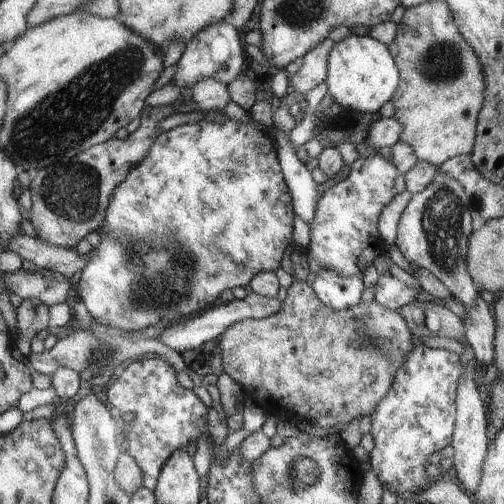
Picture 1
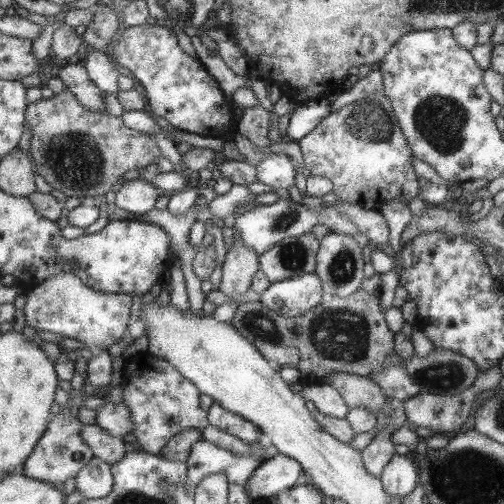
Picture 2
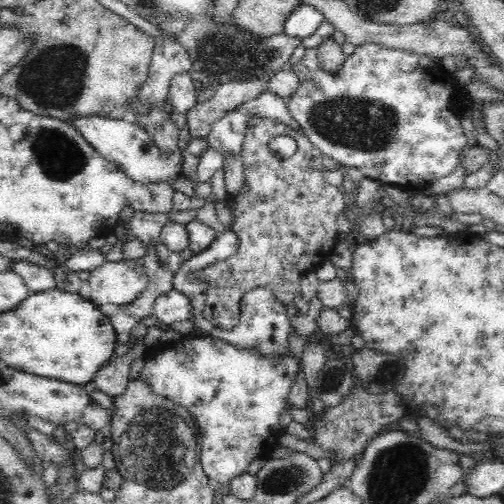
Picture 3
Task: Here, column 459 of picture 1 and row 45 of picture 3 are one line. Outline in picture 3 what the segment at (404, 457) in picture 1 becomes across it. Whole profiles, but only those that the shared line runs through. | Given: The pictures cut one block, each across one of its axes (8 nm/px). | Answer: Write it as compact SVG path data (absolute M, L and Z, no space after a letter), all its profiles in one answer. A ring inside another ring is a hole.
M362 44L362 46L356 46L356 52L346 58L346 62L340 66L340 70L336 74L330 74L330 72L320 70L320 72L314 74L314 80L312 82L302 82L298 86L298 90L288 98L290 100L288 102L288 108L290 108L290 114L296 120L296 124L304 128L304 136L310 138L312 146L316 146L322 154L334 158L336 162L346 164L346 168L354 166L354 168L362 170L362 174L366 178L372 178L372 180L376 180L380 184L388 184L388 186L402 188L408 194L418 194L418 192L426 192L434 180L446 178L448 174L452 174L458 168L458 164L460 164L460 152L468 146L468 142L466 142L468 138L462 132L462 126L460 126L456 114L452 112L452 104L450 104L452 92L454 92L452 74L442 72L442 68L436 64L434 56L424 56L424 54L396 50L396 48L384 48L382 44Z

